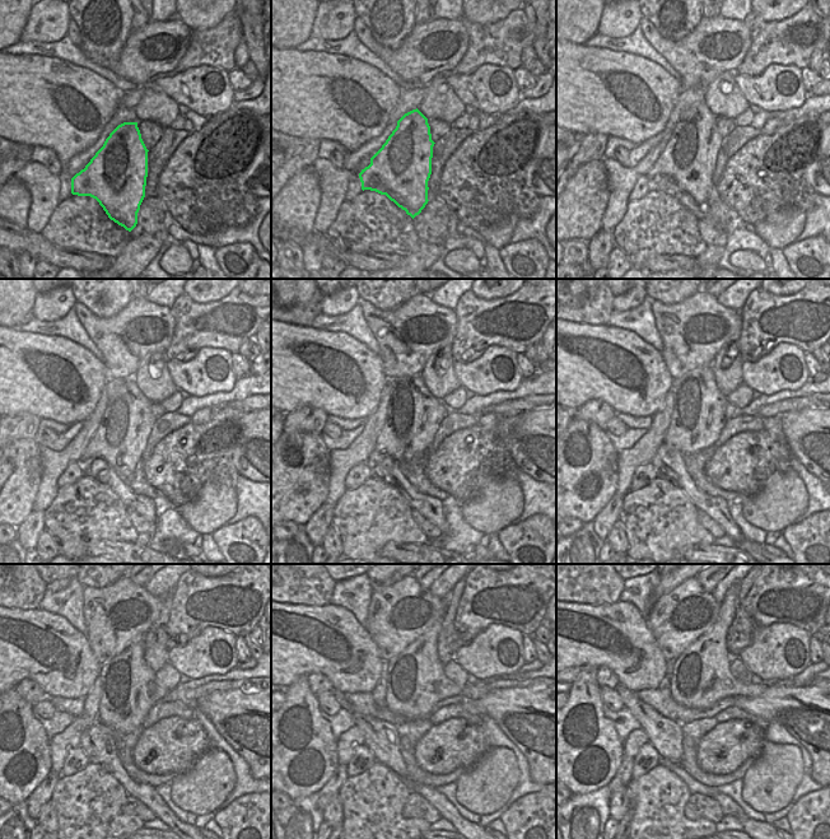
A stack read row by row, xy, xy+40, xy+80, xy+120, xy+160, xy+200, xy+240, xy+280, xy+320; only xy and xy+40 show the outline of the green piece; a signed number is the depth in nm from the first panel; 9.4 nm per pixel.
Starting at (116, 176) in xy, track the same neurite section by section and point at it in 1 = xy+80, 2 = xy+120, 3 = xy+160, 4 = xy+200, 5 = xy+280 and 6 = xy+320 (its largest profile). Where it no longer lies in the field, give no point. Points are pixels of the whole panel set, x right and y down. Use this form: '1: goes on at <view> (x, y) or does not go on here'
1: goes on at xy+80 (690, 155)
2: goes on at xy+120 (121, 437)
3: goes on at xy+160 (414, 414)
4: goes on at xy+200 (700, 411)
5: goes on at xy+280 (415, 680)
6: goes on at xy+320 (702, 676)

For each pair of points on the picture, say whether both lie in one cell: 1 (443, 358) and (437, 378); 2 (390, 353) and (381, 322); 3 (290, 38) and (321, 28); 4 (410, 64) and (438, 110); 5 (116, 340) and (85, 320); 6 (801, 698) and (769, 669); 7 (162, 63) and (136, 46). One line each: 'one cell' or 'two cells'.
1: one cell
2: one cell
3: two cells
4: two cells
5: one cell
6: two cells
7: one cell

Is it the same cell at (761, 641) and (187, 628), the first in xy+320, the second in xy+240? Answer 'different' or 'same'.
different

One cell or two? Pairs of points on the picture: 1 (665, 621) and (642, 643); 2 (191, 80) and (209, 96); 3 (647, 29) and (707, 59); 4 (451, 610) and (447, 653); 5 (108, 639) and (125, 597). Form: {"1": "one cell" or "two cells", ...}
{"1": "two cells", "2": "one cell", "3": "one cell", "4": "one cell", "5": "one cell"}

